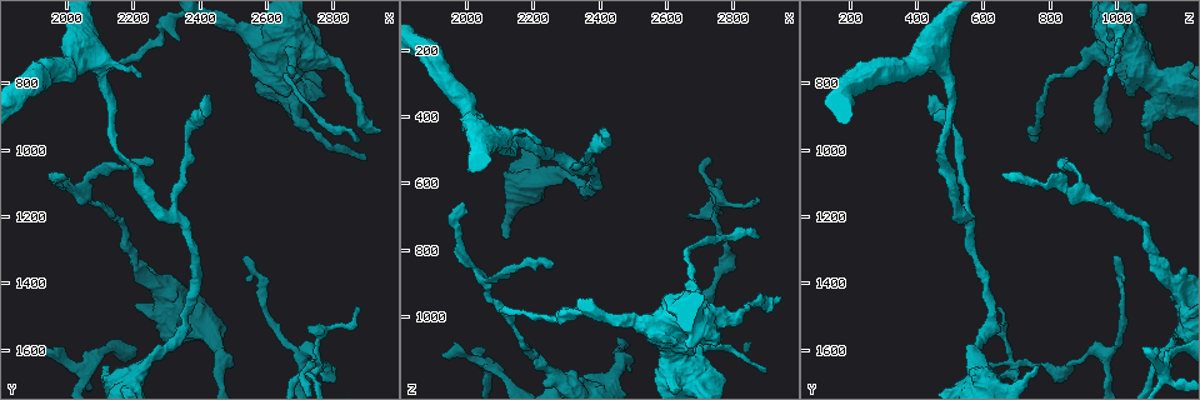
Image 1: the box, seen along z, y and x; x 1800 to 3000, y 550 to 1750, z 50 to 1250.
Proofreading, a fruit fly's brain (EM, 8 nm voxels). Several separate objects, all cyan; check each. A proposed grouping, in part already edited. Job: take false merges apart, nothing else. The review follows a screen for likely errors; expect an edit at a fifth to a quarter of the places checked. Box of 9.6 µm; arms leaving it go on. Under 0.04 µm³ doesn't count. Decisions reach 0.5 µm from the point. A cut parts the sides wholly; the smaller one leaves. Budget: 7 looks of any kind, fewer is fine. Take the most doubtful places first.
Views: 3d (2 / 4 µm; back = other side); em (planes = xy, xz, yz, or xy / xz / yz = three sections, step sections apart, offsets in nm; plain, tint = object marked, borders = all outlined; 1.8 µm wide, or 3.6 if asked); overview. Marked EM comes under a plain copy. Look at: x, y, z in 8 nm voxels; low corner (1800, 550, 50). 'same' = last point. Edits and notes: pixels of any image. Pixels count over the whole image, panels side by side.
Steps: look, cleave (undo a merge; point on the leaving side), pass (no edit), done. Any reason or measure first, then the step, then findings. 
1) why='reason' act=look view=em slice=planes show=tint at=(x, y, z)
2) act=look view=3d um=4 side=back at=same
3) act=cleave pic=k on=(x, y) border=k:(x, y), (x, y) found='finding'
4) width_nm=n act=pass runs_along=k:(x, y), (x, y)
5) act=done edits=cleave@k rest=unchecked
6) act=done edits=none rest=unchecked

why='three-way junction' act=look view=em slice=xz step=16 show=tint at=(2740, 1650, 700)

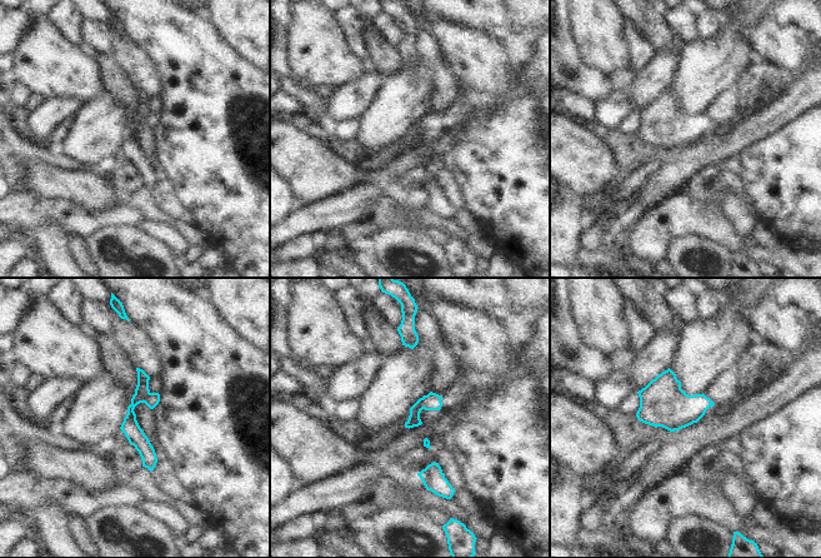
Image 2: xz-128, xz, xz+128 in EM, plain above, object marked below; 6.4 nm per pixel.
act=look view=em slice=xy step=16 show=tint at=same

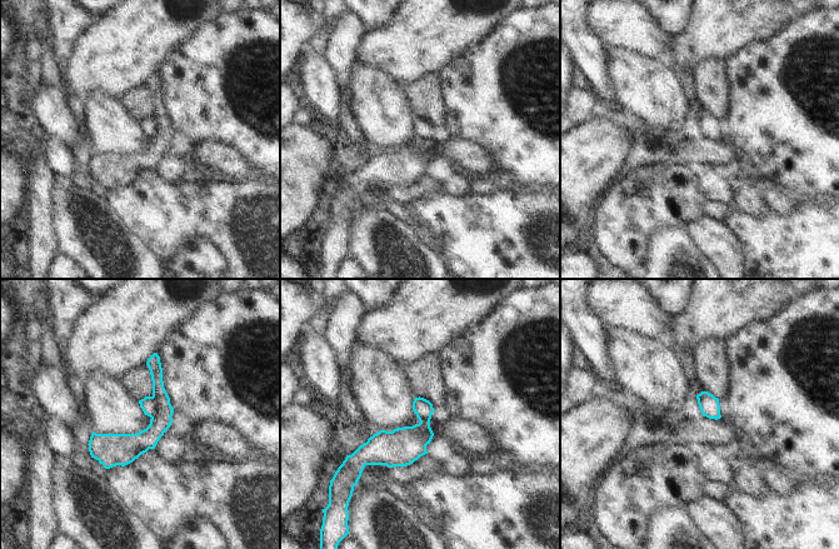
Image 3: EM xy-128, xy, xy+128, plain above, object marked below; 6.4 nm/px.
act=cleave pic=3 on=(141, 442) border=3:(153, 394), (158, 413), (151, 418) found='two neurons meet here'

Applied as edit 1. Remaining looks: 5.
why='a fork' act=look view=em slice=planes show=tint at=(2060, 1640, 1140)

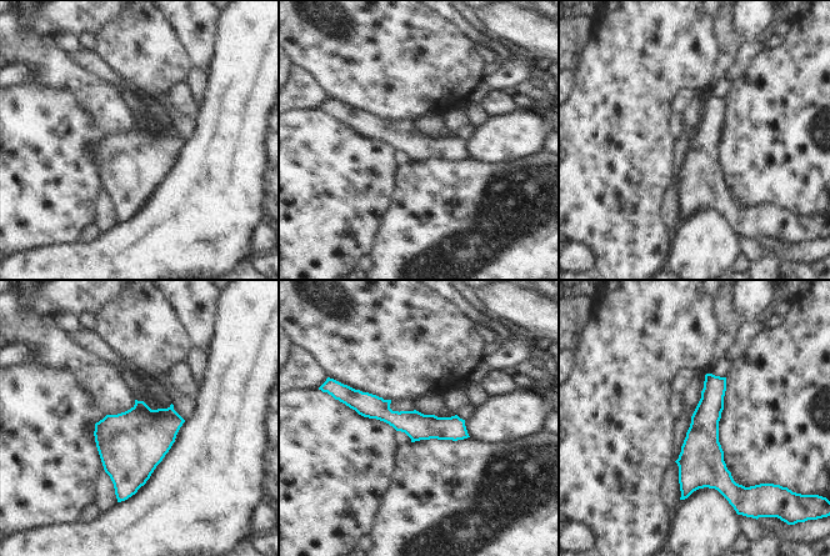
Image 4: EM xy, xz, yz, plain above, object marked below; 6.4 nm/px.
width_nm=180 act=pass runs_along=4:(349, 394), (400, 421), (464, 435) found='continuous, no second neuron'

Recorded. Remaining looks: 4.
why='abrupt turn' act=look view=3d um=4 at=(2670, 840, 1140)

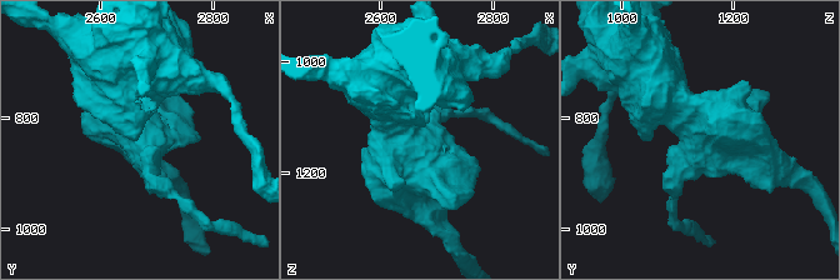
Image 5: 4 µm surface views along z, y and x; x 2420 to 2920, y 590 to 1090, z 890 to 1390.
act=look view=em slice=yz step=8 show=tint at=(2675, 845, 1145)

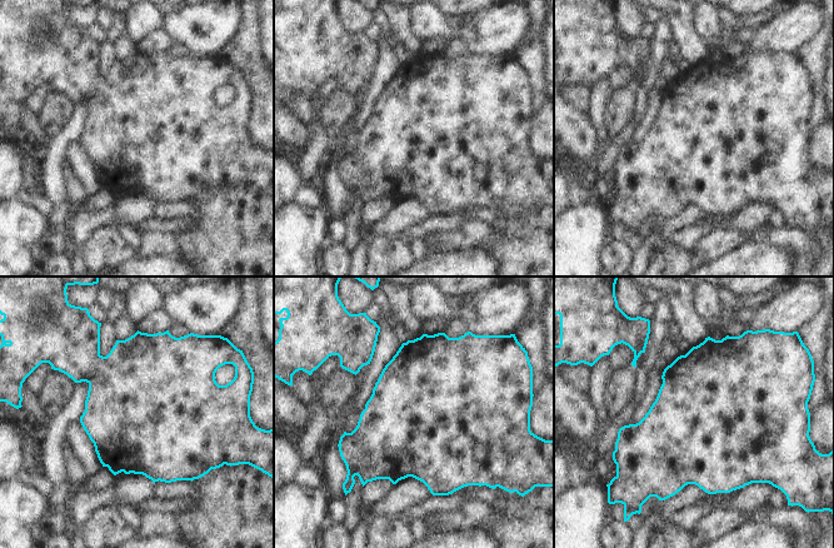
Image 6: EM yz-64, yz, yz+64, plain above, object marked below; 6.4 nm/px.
why='cut it another way' act=look view=em slice=planes show=tint at=same

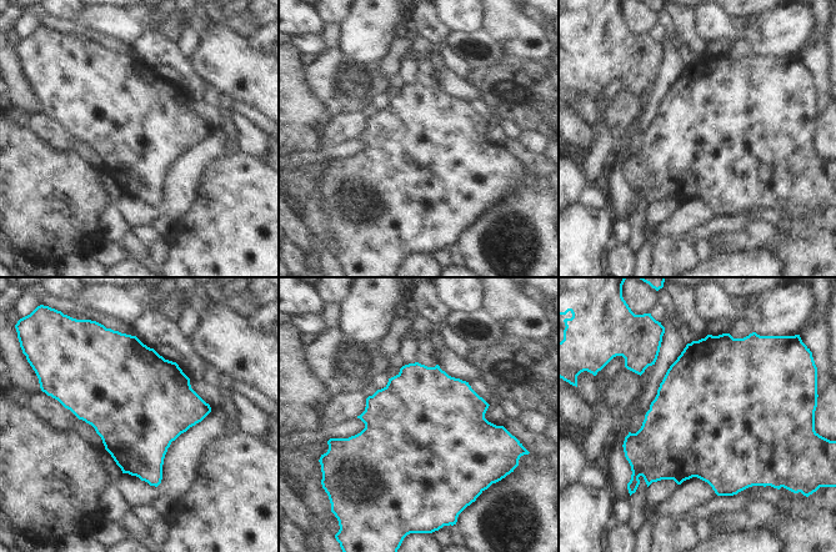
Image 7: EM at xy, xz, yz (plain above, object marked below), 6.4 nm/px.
width_nm=650 act=pass found='all the same neuron'

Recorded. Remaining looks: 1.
act=done edits=cleave@3 rest=unchecked

